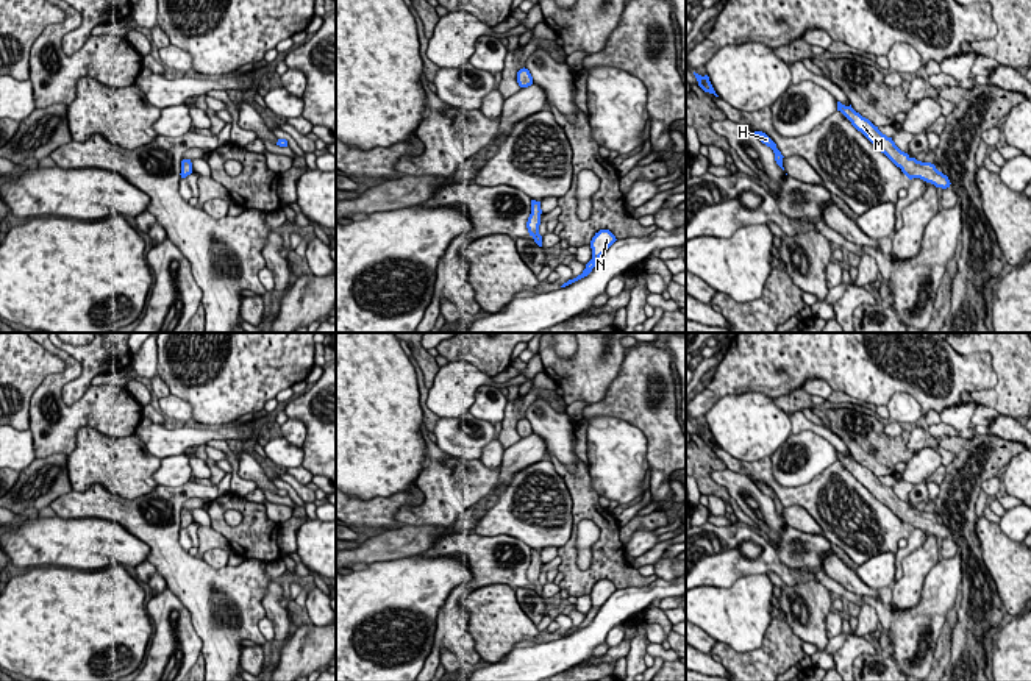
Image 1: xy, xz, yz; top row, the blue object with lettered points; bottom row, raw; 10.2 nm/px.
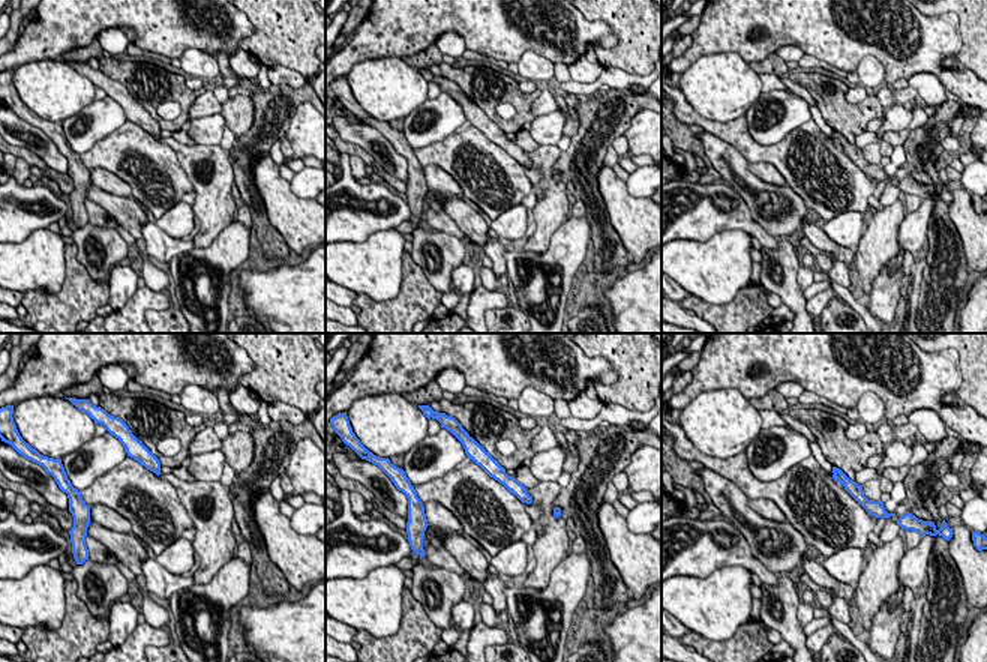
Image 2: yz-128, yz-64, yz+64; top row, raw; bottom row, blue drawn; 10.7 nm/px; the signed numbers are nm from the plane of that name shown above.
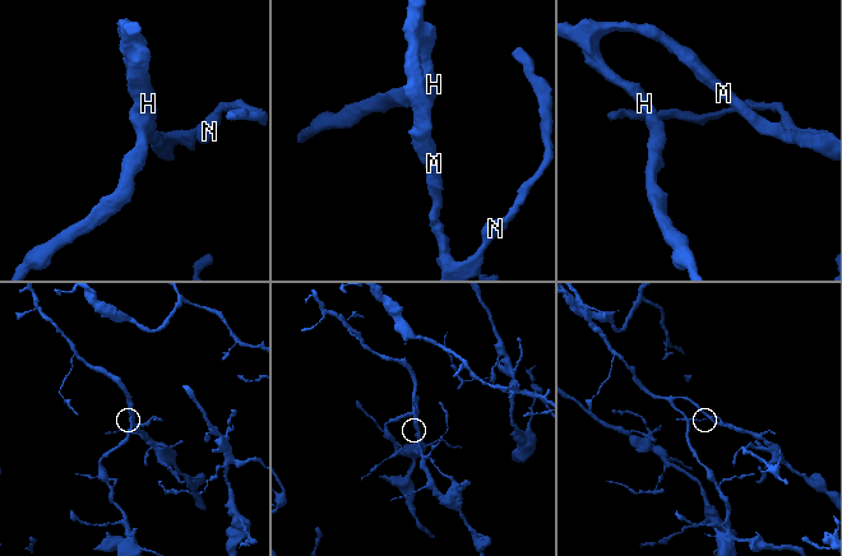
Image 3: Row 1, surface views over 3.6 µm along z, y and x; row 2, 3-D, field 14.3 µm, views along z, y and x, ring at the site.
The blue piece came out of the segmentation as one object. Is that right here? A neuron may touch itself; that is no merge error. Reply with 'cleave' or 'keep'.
keep

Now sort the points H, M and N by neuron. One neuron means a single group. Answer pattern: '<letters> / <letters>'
H M N

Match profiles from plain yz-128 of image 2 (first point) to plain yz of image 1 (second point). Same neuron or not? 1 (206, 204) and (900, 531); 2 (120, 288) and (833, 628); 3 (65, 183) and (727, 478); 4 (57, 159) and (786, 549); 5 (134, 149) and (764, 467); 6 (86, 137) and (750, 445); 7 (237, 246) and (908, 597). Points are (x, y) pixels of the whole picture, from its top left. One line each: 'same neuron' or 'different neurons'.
1: different neurons
2: same neuron
3: different neurons
4: same neuron
5: same neuron
6: different neurons
7: different neurons

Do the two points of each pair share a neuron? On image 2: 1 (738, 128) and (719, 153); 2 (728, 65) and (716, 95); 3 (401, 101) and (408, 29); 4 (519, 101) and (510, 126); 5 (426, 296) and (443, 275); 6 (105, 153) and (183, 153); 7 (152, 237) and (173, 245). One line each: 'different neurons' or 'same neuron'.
1: different neurons
2: same neuron
3: different neurons
4: same neuron
5: different neurons
6: different neurons
7: same neuron

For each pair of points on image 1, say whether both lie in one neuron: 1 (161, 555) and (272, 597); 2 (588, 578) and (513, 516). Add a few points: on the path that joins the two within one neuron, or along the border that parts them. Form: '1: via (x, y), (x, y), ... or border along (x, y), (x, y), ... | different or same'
1: border along (269, 578), (263, 598), (264, 616) | different
2: border along (572, 513), (572, 534), (558, 549) | different

